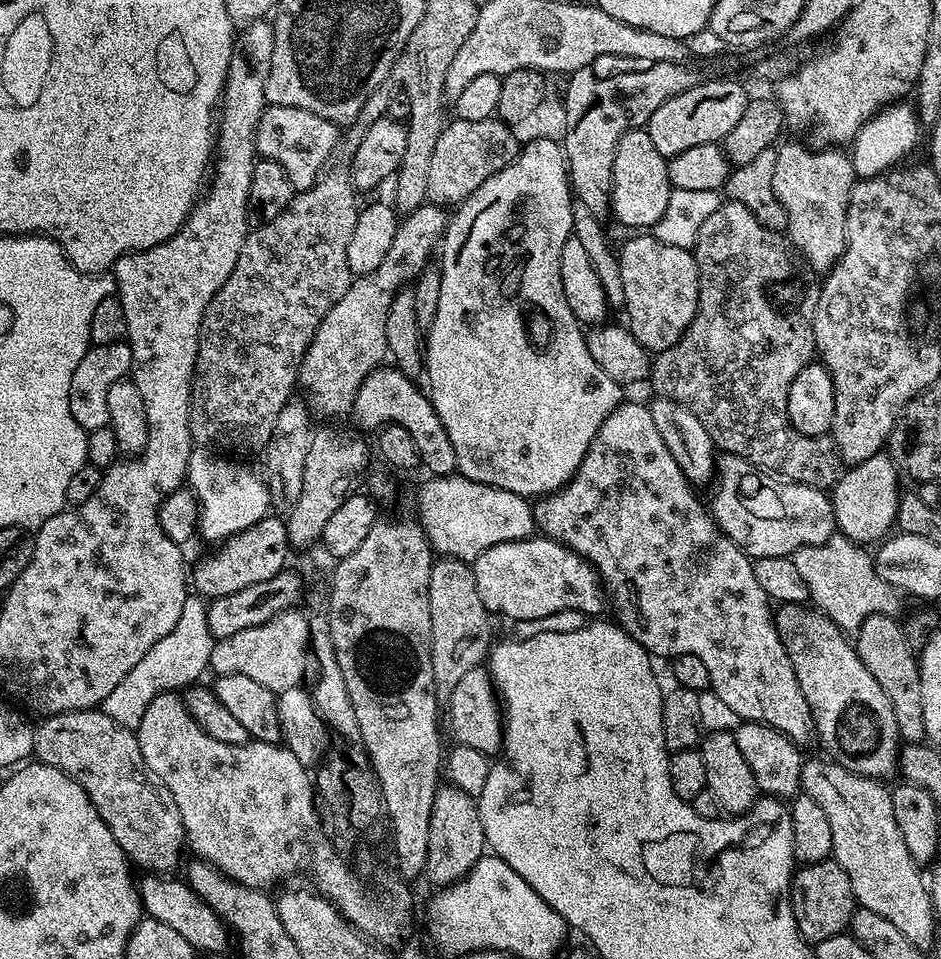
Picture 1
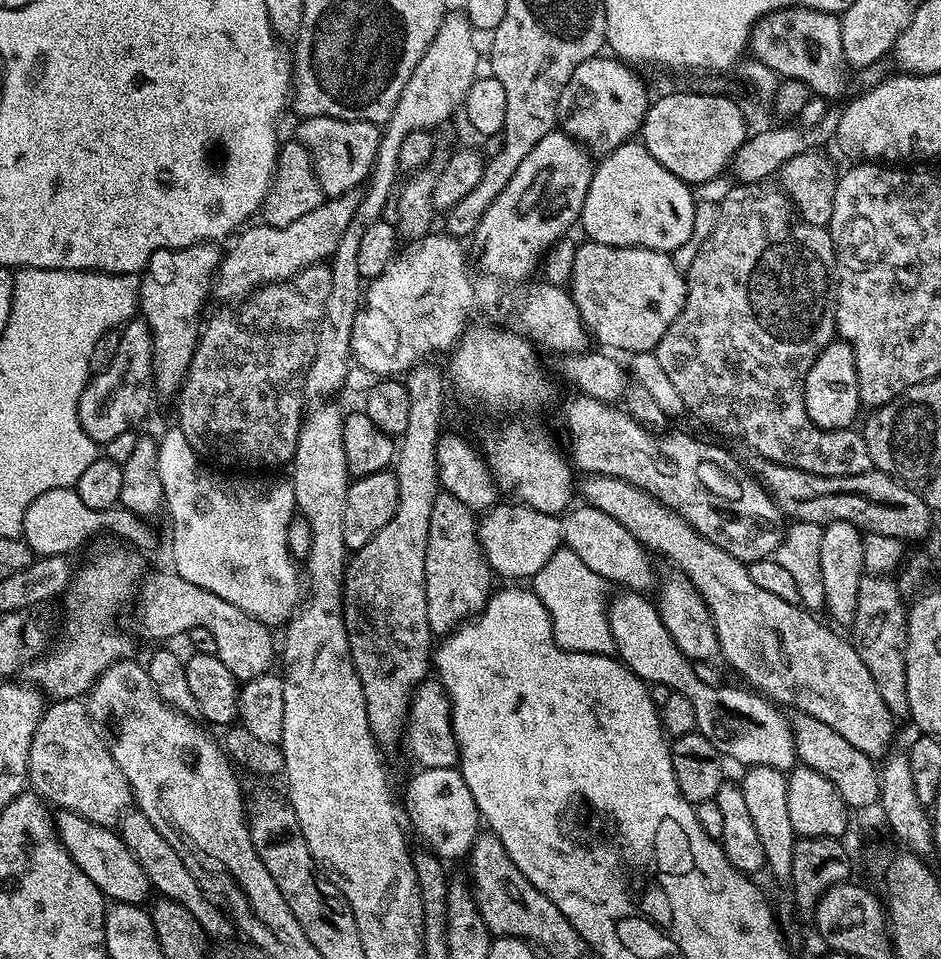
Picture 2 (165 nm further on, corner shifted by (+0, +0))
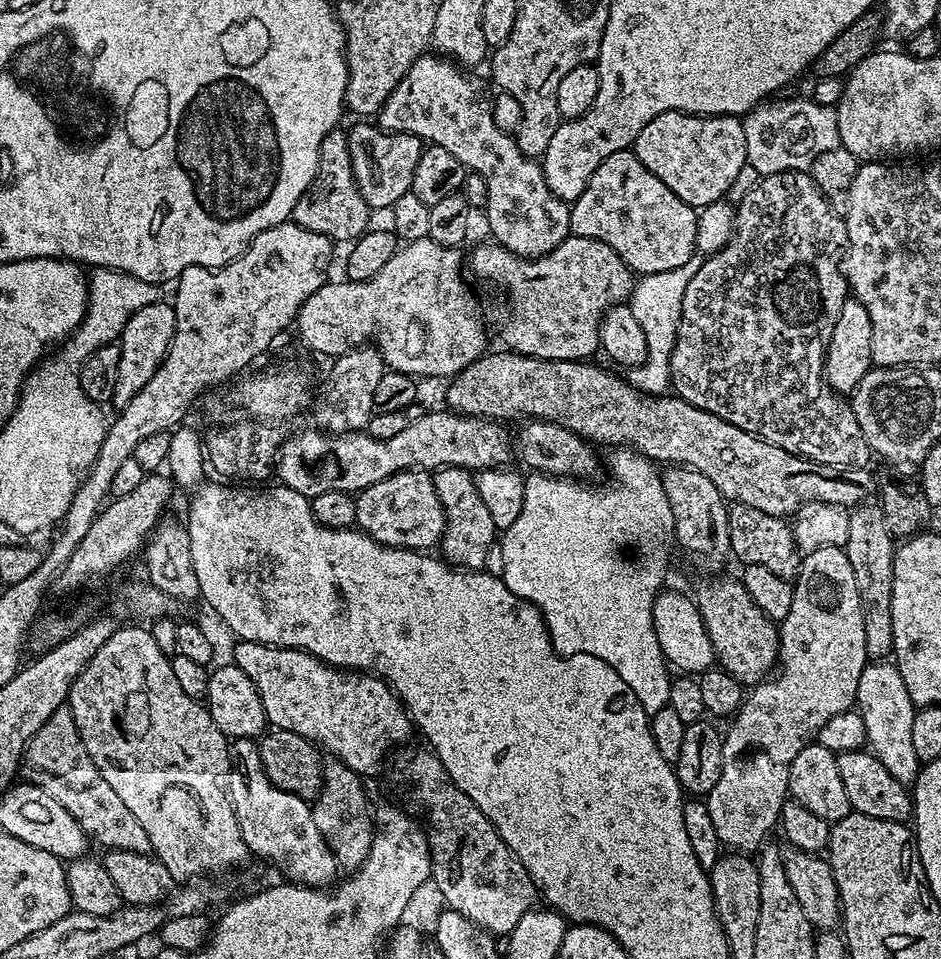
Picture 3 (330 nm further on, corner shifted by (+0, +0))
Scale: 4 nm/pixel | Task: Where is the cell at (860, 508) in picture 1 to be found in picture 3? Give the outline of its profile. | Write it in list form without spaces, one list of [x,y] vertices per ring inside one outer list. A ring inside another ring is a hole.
[[[822,546],[818,550],[807,553],[801,559],[800,573],[798,573],[792,585],[792,593],[794,594],[794,602],[790,602],[790,614],[786,614],[786,618],[779,621],[778,624],[780,650],[778,653],[778,671],[775,673],[775,676],[777,675],[776,680],[772,680],[773,678],[761,680],[743,697],[743,703],[731,721],[733,724],[729,726],[728,732],[726,728],[722,736],[724,741],[722,746],[722,774],[718,774],[718,782],[714,785],[714,790],[710,790],[706,797],[710,819],[714,821],[714,830],[718,830],[721,845],[725,849],[735,850],[740,854],[755,853],[769,839],[768,831],[777,827],[782,806],[785,800],[789,799],[790,762],[794,762],[798,750],[802,750],[805,744],[817,735],[819,729],[826,726],[830,718],[842,714],[855,705],[856,695],[858,694],[858,678],[862,678],[862,670],[870,662],[866,654],[866,622],[862,622],[862,602],[858,598],[858,582],[854,578],[854,570],[850,567],[850,558],[844,553],[843,548]]]

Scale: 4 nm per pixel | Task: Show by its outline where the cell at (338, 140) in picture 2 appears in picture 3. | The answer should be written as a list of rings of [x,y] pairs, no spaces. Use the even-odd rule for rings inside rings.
[[[372,122],[356,123],[360,124],[354,125],[353,128],[349,127],[347,134],[350,162],[354,170],[354,178],[356,179],[358,190],[362,194],[364,201],[368,204],[369,209],[391,209],[392,205],[398,201],[398,198],[411,193],[414,169],[418,167],[418,158],[424,152],[425,145],[418,136],[411,136],[405,132],[386,132],[383,128]]]

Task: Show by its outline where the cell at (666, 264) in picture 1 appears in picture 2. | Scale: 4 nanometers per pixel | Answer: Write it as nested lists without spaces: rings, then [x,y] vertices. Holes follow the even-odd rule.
[[[588,240],[581,243],[574,254],[570,291],[573,302],[578,306],[578,314],[588,327],[589,337],[605,349],[621,348],[625,354],[631,354],[653,351],[658,342],[662,342],[662,334],[670,330],[674,318],[678,318],[684,308],[688,281],[669,253],[649,248],[615,248]]]

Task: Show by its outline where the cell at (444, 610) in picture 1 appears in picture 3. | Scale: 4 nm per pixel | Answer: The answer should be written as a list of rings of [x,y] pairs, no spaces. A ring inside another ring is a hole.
[[[437,468],[431,473],[434,490],[438,492],[438,502],[444,507],[444,537],[438,548],[447,563],[465,570],[480,570],[485,567],[488,555],[493,555],[494,545],[498,540],[498,529],[494,526],[494,518],[490,518],[490,510],[482,503],[478,494],[475,475],[466,468]]]

